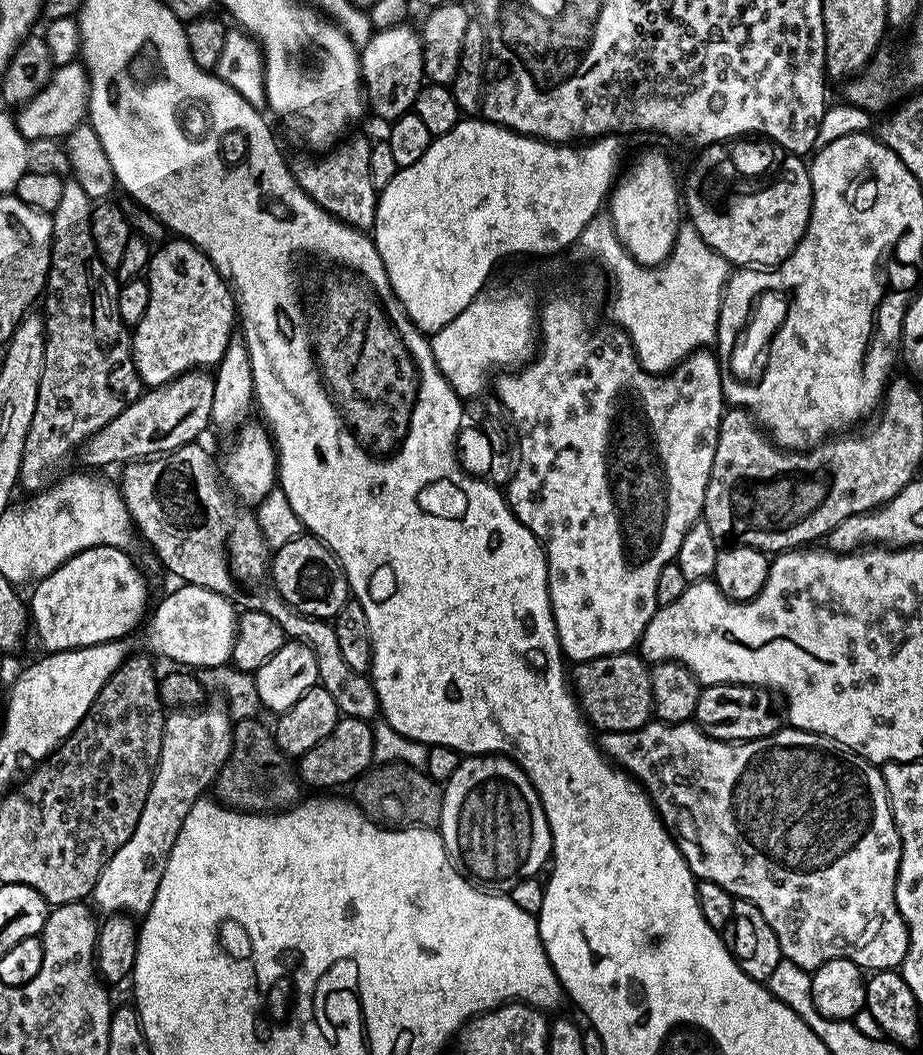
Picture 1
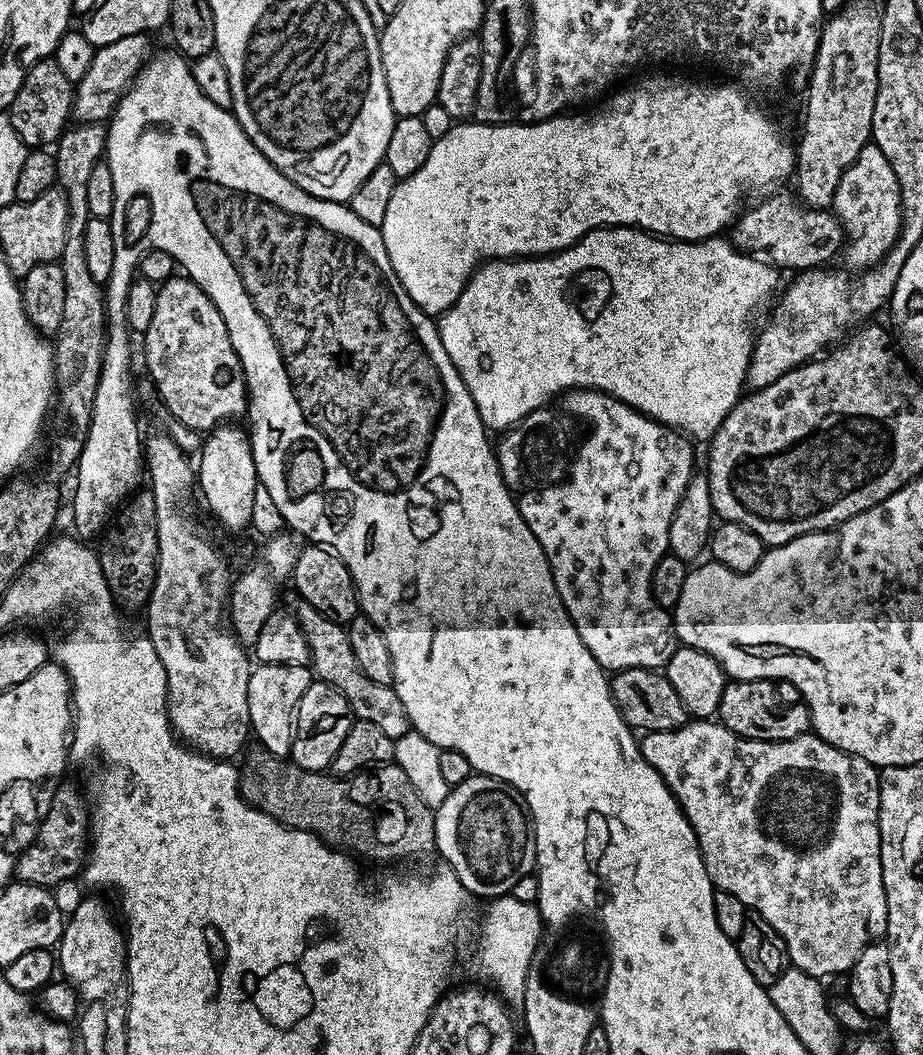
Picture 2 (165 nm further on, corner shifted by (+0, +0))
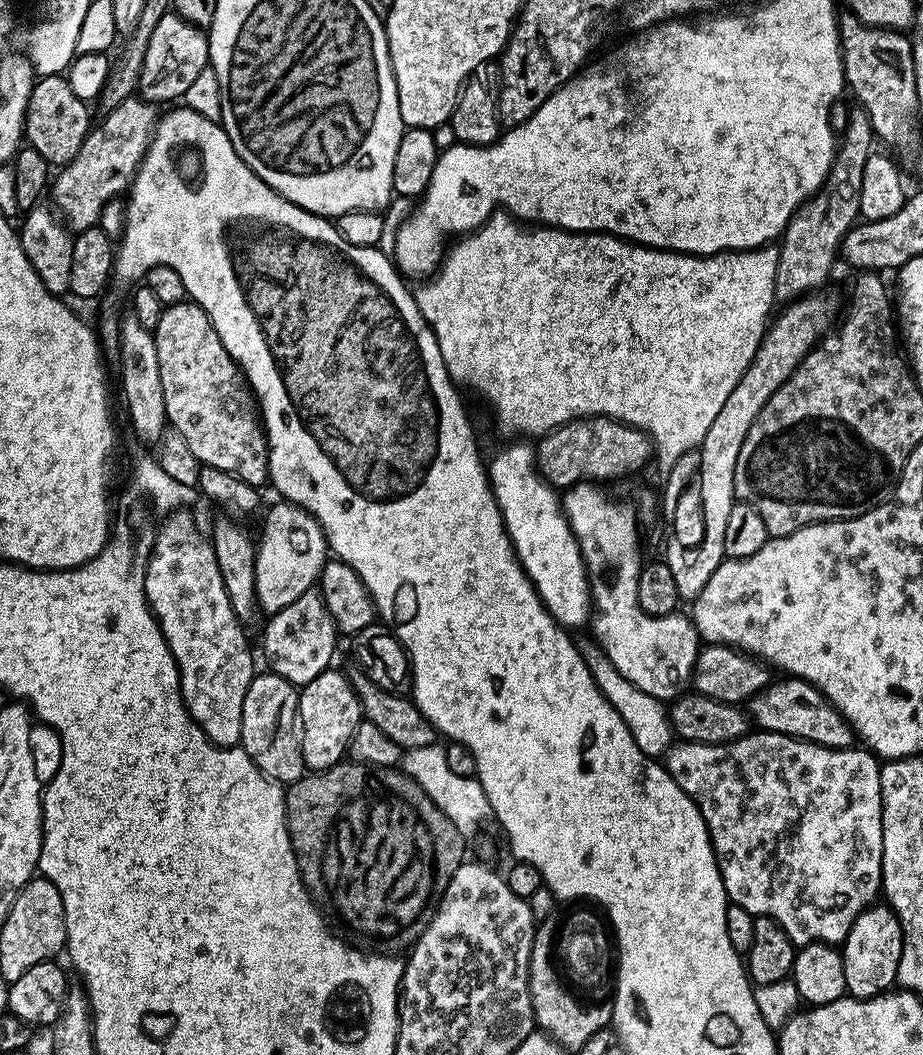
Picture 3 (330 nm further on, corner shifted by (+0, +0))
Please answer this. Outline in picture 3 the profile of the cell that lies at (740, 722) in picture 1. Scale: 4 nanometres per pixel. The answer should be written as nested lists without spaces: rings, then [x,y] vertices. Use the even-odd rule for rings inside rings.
[[[799,678],[780,679],[784,680],[773,679],[768,687],[747,701],[746,711],[757,729],[793,736],[795,740],[809,740],[827,748],[850,748],[857,743],[858,737],[848,725],[848,719],[812,684]]]

